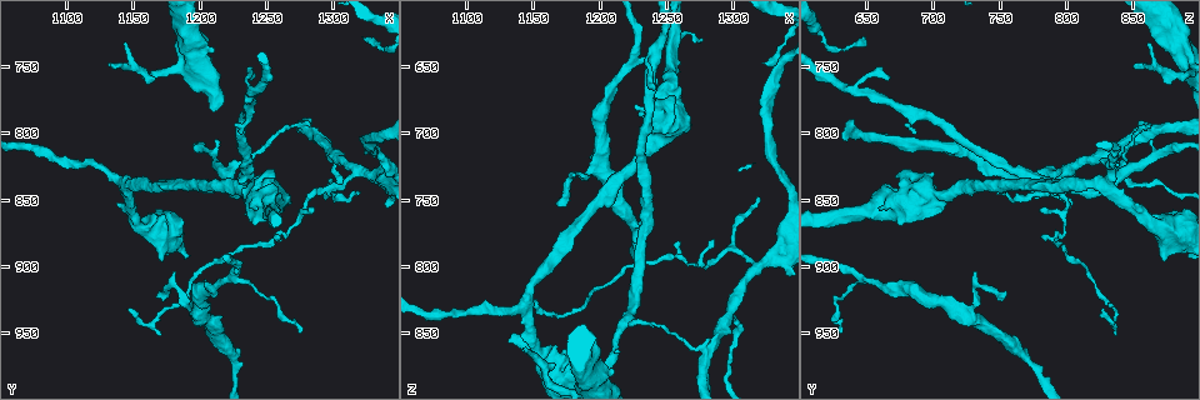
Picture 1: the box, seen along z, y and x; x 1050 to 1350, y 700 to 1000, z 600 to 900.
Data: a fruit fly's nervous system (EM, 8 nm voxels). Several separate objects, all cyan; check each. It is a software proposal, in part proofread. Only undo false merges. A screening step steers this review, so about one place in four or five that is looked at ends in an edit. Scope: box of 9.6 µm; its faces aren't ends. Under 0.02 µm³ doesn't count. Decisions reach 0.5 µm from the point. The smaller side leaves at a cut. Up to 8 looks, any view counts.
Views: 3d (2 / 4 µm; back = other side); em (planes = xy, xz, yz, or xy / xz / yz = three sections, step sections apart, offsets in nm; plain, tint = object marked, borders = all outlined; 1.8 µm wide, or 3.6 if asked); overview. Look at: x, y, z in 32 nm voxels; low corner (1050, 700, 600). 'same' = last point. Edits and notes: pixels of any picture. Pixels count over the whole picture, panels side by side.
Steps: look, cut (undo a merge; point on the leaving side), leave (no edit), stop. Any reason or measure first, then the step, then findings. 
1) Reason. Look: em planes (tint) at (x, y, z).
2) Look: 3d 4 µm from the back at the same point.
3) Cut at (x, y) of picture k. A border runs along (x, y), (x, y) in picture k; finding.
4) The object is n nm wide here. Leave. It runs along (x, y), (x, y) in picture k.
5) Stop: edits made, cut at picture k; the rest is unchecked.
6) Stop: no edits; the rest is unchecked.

A fork. Look: em xz step 4 (tint) at (1242, 848, 700).

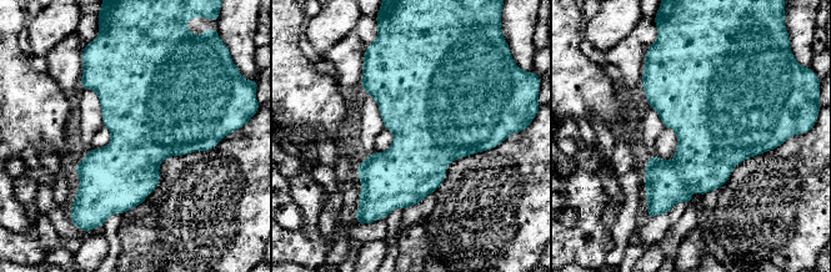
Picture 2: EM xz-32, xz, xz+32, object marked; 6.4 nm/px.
Leave. Continuous, no second cell.

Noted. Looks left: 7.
Abrupt turn. Look: em xz step 8 (tint) at (1168, 870, 878).

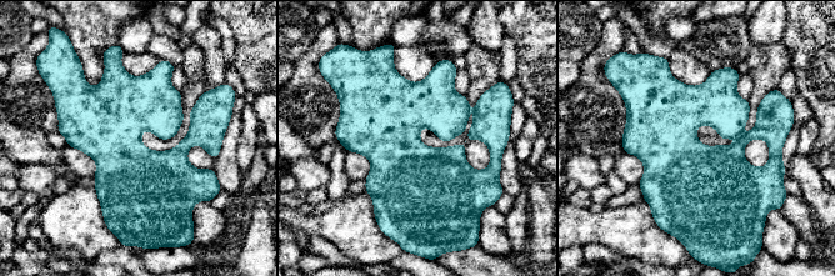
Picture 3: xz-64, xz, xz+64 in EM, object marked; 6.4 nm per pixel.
Cut it another way. Look: em xy step 8 (tint) at the same point.

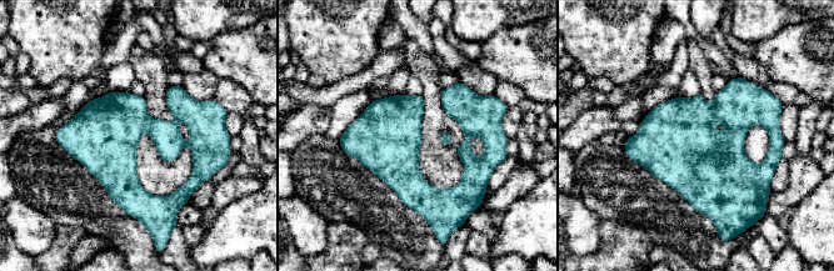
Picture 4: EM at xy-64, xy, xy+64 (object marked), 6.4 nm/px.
The object is 320 nm wide here. Leave. All the same cell.

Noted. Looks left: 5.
Side arm on a straight run. Look: 3d 2 µm at (1318, 828, 802).

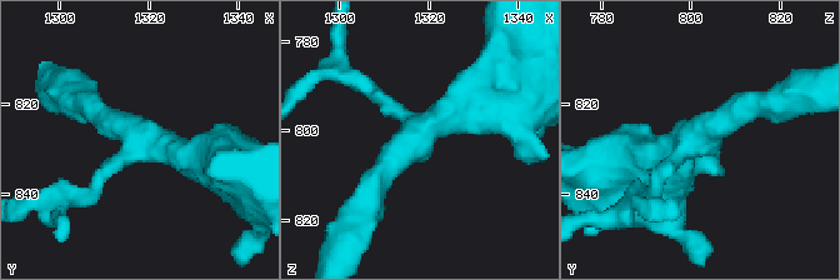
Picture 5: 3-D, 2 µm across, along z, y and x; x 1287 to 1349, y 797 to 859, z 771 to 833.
3 arms meet here; now the EM. Look: em planes (borders) at (1319, 828, 801).

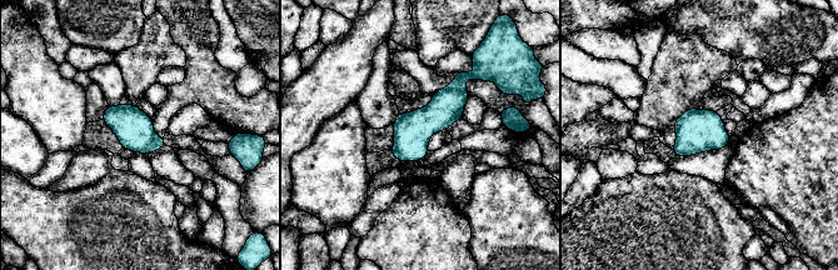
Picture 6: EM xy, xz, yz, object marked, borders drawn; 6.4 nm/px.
The object is 240 nm wide here. Leave. It runs along (468, 75), (402, 158) in picture 6; all the same cell.

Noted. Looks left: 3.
Stop: no edits; the rest is unchecked.

